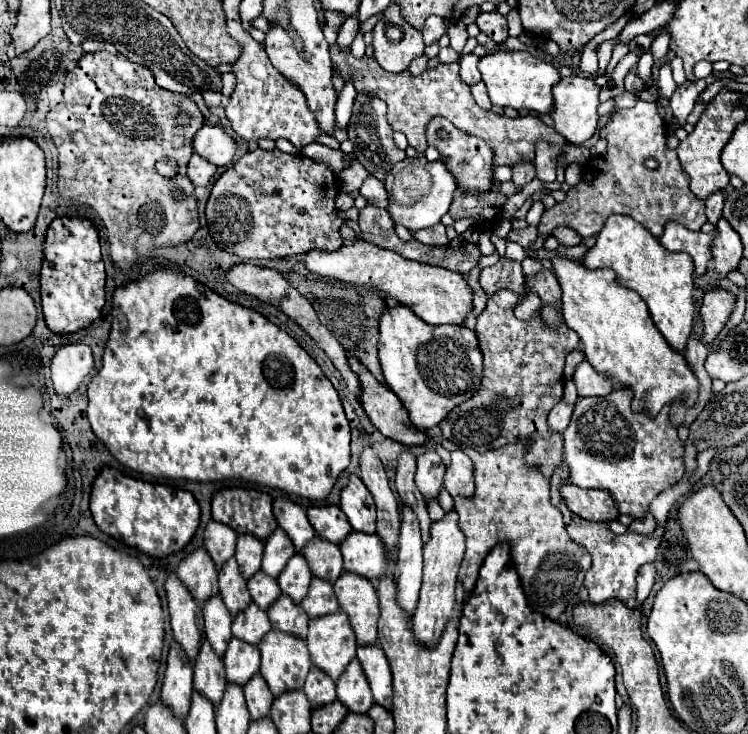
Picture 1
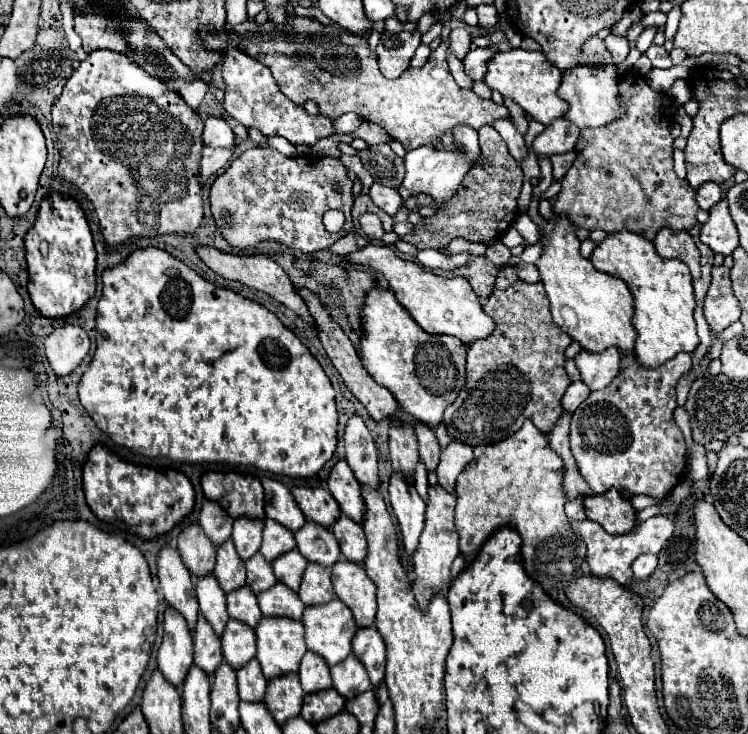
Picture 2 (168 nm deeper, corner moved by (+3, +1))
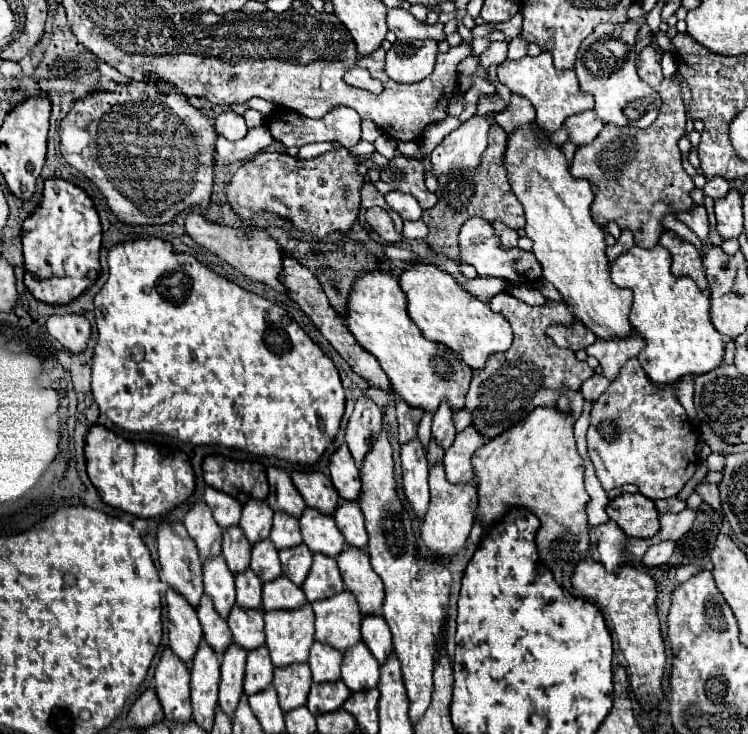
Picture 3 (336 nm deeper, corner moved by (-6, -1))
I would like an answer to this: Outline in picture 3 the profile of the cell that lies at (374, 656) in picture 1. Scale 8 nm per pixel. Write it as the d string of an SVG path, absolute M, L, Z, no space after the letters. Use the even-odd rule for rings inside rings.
M368 614L362 618L362 640L374 658L384 664L392 652L392 632L382 614Z

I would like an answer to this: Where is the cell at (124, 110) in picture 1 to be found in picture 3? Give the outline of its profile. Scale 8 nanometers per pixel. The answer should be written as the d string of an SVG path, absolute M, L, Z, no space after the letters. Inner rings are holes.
M118 84L116 92L96 92L96 94L88 94L86 98L76 100L76 104L70 108L70 112L64 116L64 120L60 122L60 152L64 156L64 160L74 166L76 170L80 170L86 178L90 178L98 190L104 194L104 198L108 200L108 206L112 208L112 212L116 214L116 218L124 224L166 224L172 222L174 216L182 210L188 210L192 206L202 206L206 208L210 204L210 194L212 194L212 176L214 176L214 144L216 144L216 130L210 124L208 118L204 118L196 108L192 108L188 104L188 100L184 96L178 96L178 92L158 92L158 88L154 88L154 84Z

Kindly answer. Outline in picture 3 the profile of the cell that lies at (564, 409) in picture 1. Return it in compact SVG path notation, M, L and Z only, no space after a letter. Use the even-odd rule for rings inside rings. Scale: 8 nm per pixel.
M594 374L594 376L590 376L590 378L582 384L580 392L582 392L582 396L584 396L586 400L596 400L608 386L610 386L610 380L608 380L606 376Z

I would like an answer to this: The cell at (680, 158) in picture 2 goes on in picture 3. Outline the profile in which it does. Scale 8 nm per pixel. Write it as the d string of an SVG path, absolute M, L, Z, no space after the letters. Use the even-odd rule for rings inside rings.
M720 176L710 178L710 180L706 182L706 186L704 186L704 194L712 196L714 200L716 200L716 198L726 196L726 192L728 192L728 190L730 190L730 184L728 184L724 178L720 178Z

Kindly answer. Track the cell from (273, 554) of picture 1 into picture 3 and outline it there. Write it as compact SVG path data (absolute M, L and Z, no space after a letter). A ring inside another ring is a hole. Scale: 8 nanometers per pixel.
M280 510L274 512L274 526L270 532L270 540L278 550L302 544L298 520L294 516L288 516L286 512L280 512Z

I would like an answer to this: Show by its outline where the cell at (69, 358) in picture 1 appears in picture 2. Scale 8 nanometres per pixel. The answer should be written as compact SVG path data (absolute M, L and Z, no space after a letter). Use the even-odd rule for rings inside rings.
M65 324L45 338L45 354L55 376L69 376L89 354L89 336L81 326Z

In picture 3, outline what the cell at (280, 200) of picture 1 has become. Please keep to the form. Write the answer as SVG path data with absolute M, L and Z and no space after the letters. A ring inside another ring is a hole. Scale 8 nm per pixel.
M346 148L324 152L310 160L278 152L260 152L252 162L246 162L236 170L226 194L228 202L244 222L250 222L254 212L268 210L288 218L300 232L324 238L332 232L348 232L358 218L364 176L358 174L356 166L358 164Z

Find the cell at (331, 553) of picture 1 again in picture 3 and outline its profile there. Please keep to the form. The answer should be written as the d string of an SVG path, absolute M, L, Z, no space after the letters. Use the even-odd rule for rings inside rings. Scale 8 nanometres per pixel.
M306 508L298 522L302 528L302 540L312 552L320 552L330 558L336 558L344 550L346 540L330 514L322 514L320 510Z

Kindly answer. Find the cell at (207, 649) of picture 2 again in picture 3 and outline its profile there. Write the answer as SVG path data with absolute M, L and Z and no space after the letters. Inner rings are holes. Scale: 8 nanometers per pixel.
M204 594L200 598L196 612L198 612L198 620L200 620L202 630L204 630L204 638L214 648L216 654L224 654L224 650L232 642L232 632L230 632L226 620L216 612L210 596Z

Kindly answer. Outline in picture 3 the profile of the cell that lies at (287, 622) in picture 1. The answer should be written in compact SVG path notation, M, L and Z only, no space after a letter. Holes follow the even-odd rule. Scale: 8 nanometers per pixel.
M278 576L278 580L264 582L262 586L262 608L264 610L292 610L304 606L308 600L294 582L290 582L286 576Z

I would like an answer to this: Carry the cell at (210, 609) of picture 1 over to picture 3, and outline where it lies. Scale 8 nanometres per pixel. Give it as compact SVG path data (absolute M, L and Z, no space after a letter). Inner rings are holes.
M208 556L202 564L204 570L204 592L214 600L214 608L222 618L230 614L236 602L234 574L228 570L224 556Z

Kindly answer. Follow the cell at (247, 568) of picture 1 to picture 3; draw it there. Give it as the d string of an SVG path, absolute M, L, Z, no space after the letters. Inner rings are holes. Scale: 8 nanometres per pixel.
M248 500L242 508L240 528L244 530L246 538L256 544L264 538L268 538L272 530L272 508L264 500Z

